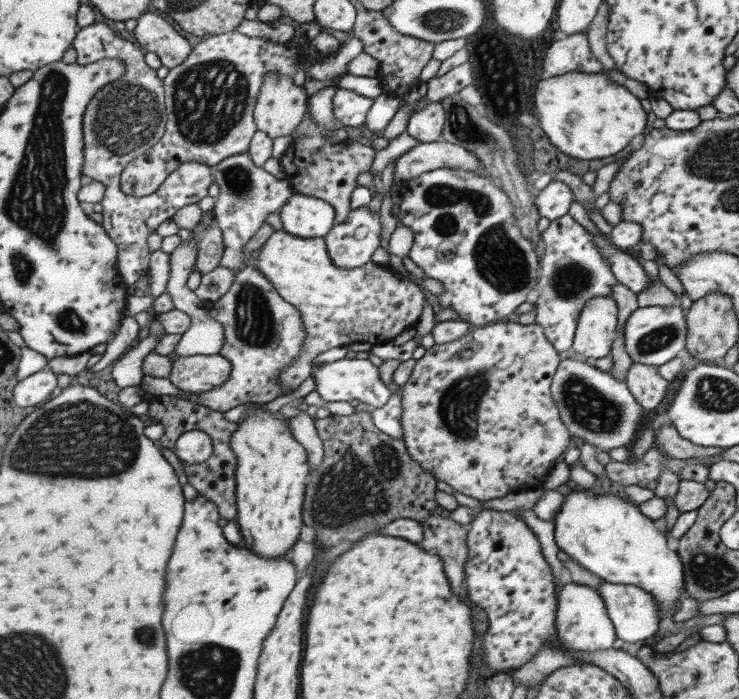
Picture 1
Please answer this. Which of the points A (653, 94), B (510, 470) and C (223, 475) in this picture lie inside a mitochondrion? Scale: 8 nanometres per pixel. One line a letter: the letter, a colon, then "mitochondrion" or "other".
A: other
B: other
C: other

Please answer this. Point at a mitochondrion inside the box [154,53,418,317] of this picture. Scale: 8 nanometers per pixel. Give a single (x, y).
(209, 99)

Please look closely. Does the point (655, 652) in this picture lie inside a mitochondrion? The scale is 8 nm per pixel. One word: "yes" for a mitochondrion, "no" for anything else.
no

